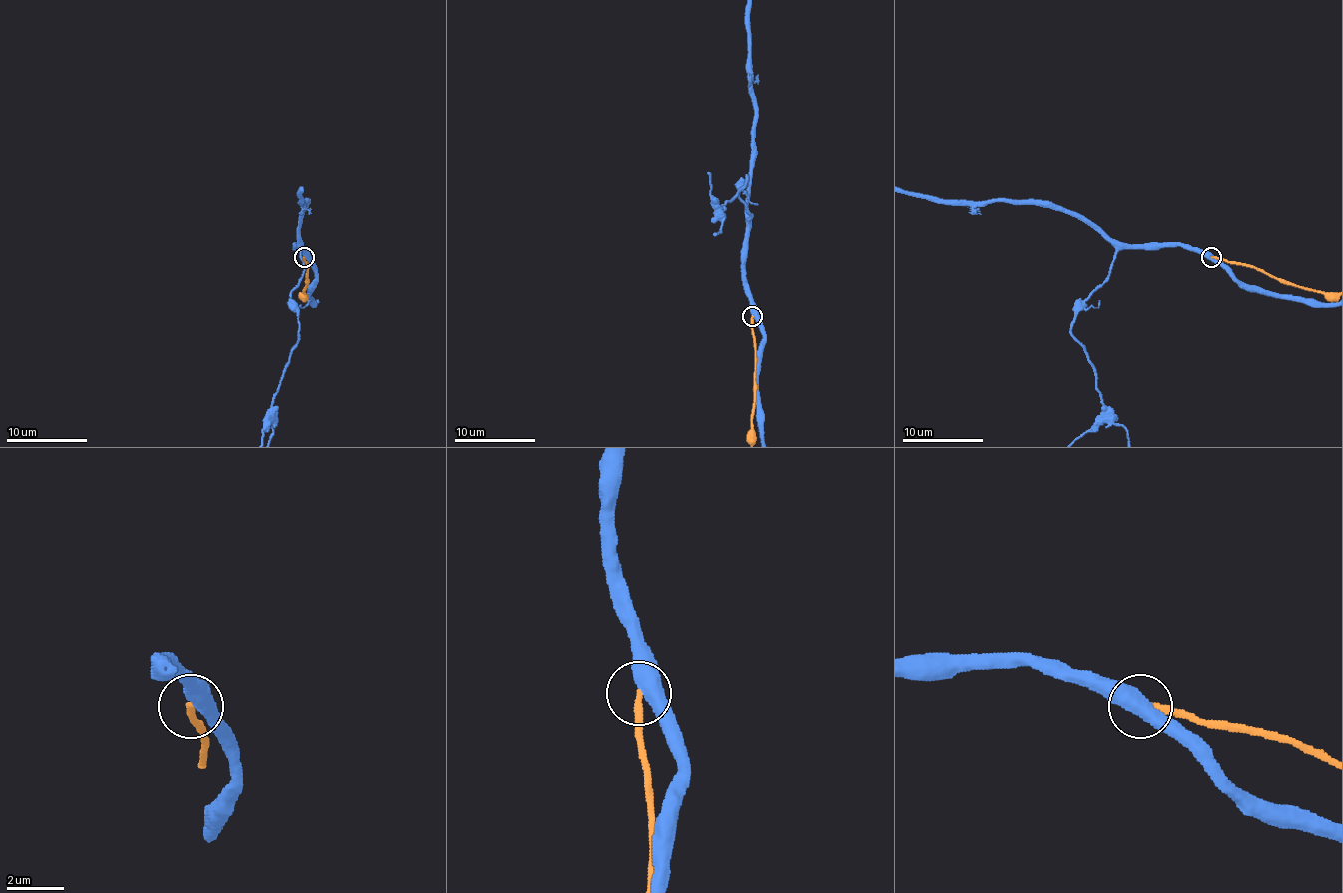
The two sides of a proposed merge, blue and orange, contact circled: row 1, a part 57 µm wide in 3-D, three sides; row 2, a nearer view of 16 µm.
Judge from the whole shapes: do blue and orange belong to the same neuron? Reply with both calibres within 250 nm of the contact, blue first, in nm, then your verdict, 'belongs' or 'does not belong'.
550 nm thick on the blue side, 240 nm on the other; does not belong

